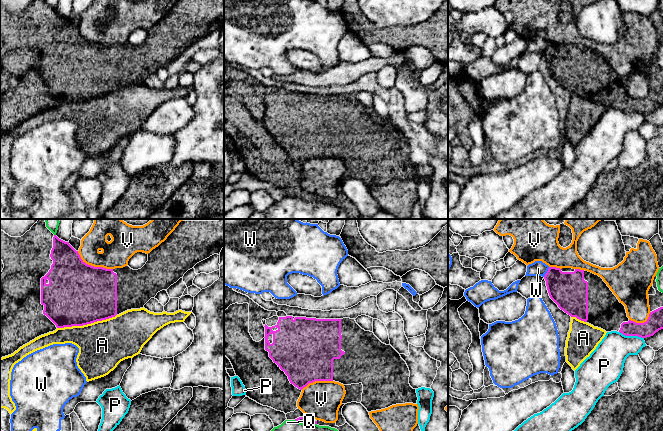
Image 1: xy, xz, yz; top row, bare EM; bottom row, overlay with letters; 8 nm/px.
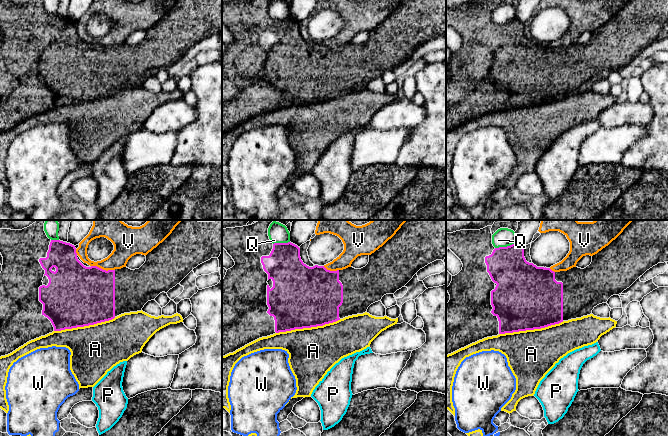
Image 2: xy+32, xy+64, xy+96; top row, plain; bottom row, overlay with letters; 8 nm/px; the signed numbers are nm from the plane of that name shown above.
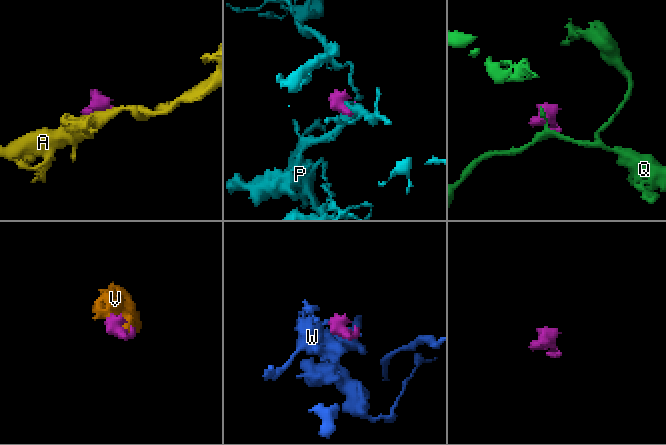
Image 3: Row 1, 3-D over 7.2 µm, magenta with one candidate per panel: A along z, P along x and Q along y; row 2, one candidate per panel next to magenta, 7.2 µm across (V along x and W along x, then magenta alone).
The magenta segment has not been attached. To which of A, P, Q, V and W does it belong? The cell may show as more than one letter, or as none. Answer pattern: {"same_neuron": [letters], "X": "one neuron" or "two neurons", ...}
{"same_neuron": [], "A": "two neurons", "P": "two neurons", "Q": "two neurons", "V": "two neurons", "W": "two neurons"}

